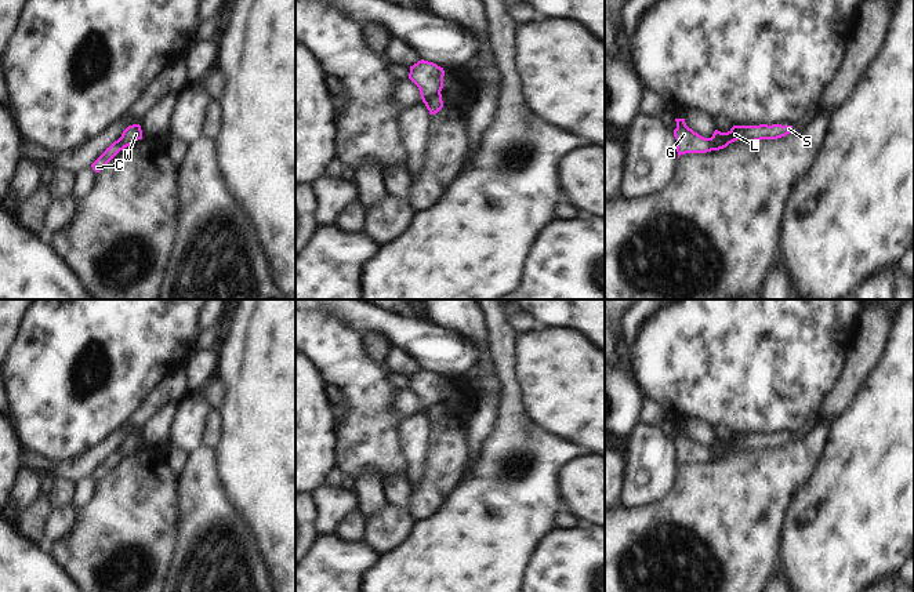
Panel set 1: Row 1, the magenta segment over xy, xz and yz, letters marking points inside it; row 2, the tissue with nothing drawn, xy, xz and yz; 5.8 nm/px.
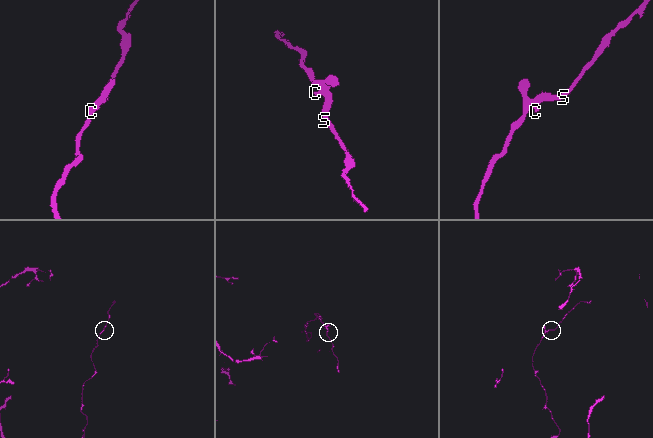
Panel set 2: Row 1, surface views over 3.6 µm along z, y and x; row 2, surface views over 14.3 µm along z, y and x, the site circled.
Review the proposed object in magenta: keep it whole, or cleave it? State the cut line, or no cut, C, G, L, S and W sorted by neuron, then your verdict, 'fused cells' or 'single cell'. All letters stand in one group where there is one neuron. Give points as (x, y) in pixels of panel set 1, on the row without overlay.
cut in xz along (439, 400), (424, 411); C G / L S W; fused cells

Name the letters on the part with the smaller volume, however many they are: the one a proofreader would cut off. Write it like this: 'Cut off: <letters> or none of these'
Cut off: L, S, W.

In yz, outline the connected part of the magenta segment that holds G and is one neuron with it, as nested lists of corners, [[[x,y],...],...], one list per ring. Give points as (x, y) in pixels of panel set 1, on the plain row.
[[[675,428],[675,431],[677,437],[674,439],[674,446],[677,448],[678,468],[686,462],[707,462],[715,460],[710,447],[704,447],[689,437],[685,428]]]

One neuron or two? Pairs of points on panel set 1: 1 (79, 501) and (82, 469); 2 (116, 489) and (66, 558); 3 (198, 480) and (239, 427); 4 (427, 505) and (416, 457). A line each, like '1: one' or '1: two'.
1: two
2: one
3: two
4: two

